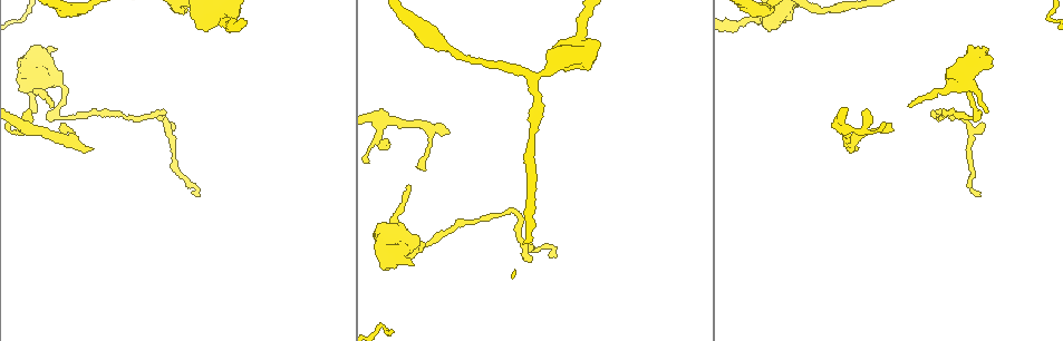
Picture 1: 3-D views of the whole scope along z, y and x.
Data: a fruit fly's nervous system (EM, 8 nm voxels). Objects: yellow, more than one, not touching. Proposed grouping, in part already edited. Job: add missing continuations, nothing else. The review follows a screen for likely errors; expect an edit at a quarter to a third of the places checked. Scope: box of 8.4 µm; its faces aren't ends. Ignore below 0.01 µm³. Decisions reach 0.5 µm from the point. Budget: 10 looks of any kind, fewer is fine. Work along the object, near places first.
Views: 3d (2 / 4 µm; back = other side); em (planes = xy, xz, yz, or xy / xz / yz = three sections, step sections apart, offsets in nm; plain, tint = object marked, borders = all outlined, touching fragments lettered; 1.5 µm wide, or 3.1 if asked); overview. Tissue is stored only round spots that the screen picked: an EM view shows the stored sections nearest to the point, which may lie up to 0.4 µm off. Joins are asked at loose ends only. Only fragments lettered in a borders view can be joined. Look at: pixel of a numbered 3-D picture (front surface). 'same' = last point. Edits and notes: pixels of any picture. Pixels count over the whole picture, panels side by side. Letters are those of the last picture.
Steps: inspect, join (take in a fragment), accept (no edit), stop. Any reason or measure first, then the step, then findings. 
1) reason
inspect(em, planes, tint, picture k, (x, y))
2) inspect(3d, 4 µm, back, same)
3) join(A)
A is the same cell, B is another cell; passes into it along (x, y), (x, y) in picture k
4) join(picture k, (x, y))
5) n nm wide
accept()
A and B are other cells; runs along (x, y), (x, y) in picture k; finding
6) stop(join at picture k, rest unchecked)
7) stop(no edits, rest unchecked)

branch stops here
inspect(em, planes, borders, picture 1, (854, 147))

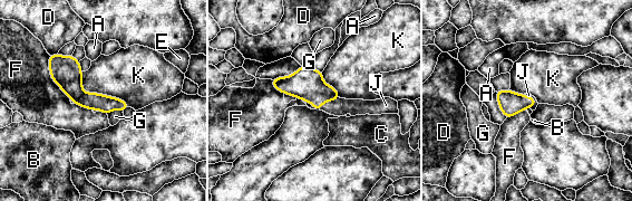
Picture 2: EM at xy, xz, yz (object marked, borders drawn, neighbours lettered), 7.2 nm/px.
join(J)
J is the same cell, A, B, C, D, E, F, G and K are other cells; passes into it along (307, 84), (328, 101), (341, 106) in picture 2; the neuron continues

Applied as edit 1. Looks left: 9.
tapers out
inspect(3d, 2 µm, picture 1, (36, 110))

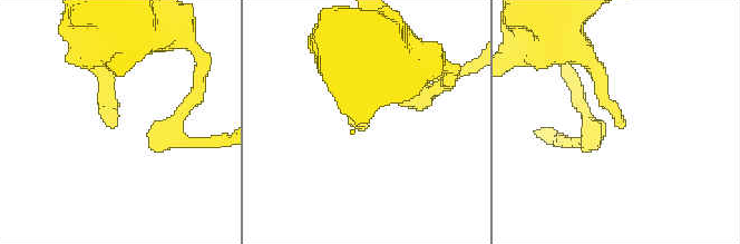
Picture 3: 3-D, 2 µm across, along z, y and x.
now the EM
inspect(em, yz, step 8, tint, picture 3, (115, 123))

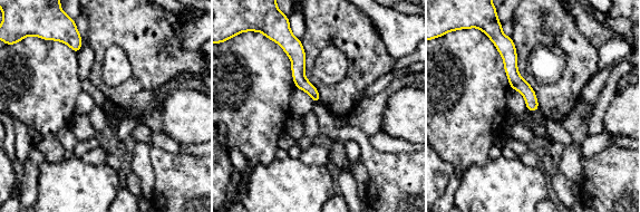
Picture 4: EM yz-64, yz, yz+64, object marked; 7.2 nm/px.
another direction
inspect(em, planes, borders, same)

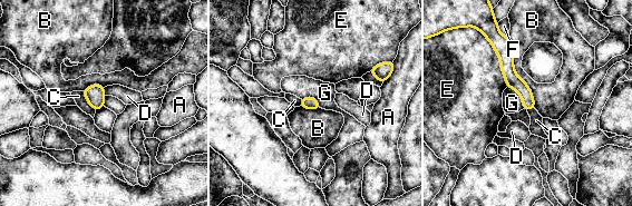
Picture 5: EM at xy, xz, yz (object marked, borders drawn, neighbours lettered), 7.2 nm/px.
accept()
A, B, C, D, E, F and G are other cells; runs along (504, 43), (509, 75), (532, 106) in picture 5; none of them fits

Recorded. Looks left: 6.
tapers out
inspect(em, yz, step 4, borders, picture 1, (977, 192))

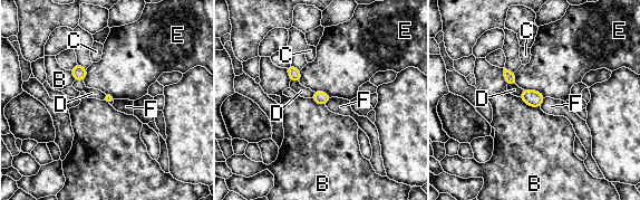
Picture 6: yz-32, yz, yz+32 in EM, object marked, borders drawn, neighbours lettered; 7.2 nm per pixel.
accept()
B, C, D, E and F are other cells; no lettered fragment goes on from it

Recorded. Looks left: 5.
stop(join at picture 2, rest unchecked)

